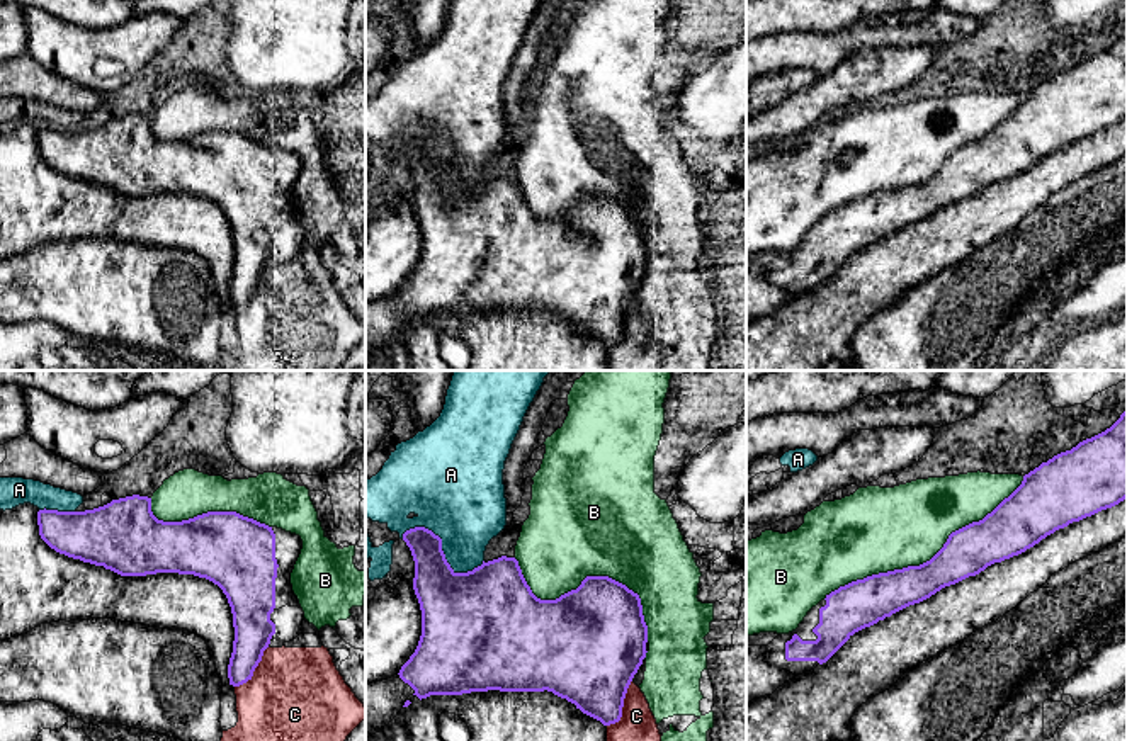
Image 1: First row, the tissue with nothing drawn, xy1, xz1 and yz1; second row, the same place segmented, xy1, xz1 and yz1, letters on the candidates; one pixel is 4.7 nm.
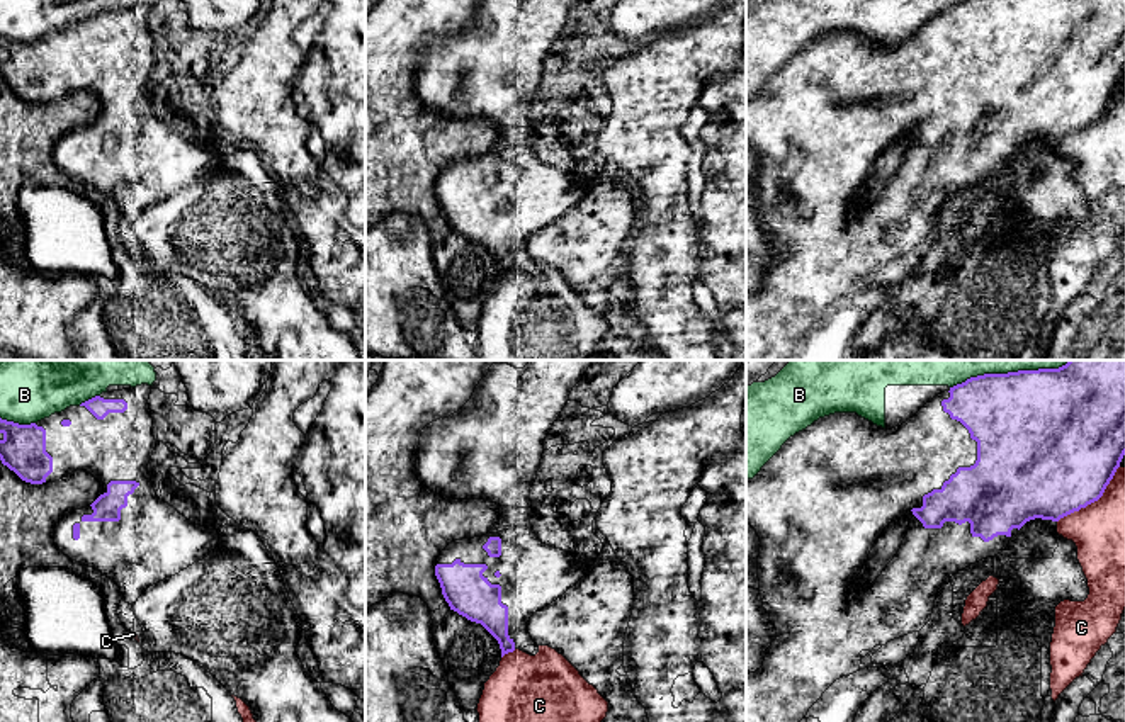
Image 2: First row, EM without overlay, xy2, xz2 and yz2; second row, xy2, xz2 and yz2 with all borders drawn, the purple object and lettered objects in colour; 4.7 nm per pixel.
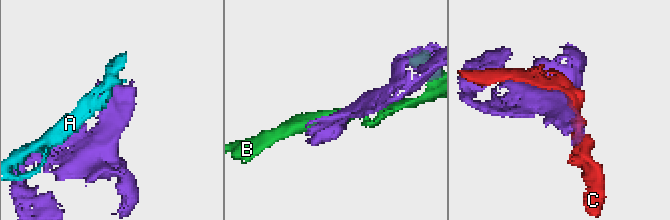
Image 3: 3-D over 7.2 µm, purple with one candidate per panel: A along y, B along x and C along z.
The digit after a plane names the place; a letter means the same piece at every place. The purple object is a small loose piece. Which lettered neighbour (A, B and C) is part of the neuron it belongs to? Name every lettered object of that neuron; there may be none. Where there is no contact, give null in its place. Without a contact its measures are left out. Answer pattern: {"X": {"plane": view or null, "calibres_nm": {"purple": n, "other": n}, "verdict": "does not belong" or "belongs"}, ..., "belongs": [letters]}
{"A": {"plane": "xz1", "calibres_nm": {"purple": 280, "other": 400}, "verdict": "does not belong"}, "B": {"plane": "yz1", "calibres_nm": {"purple": 220, "other": 400}, "verdict": "does not belong"}, "C": {"plane": "yz2", "calibres_nm": {"purple": 500, "other": 260}, "verdict": "does not belong"}, "belongs": []}

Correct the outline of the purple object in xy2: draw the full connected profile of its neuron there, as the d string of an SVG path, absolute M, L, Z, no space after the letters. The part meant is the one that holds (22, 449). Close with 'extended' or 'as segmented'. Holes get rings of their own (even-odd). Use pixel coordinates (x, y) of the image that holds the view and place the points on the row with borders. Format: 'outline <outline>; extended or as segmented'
outline M148 384L107 391L31 425L0 418L0 460L22 481L54 482L85 471L100 482L102 494L90 506L73 510L56 523L54 544L71 561L110 578L133 606L150 586L202 561L219 542L218 530L192 523L156 496L150 476L156 447L150 394Z; extended

